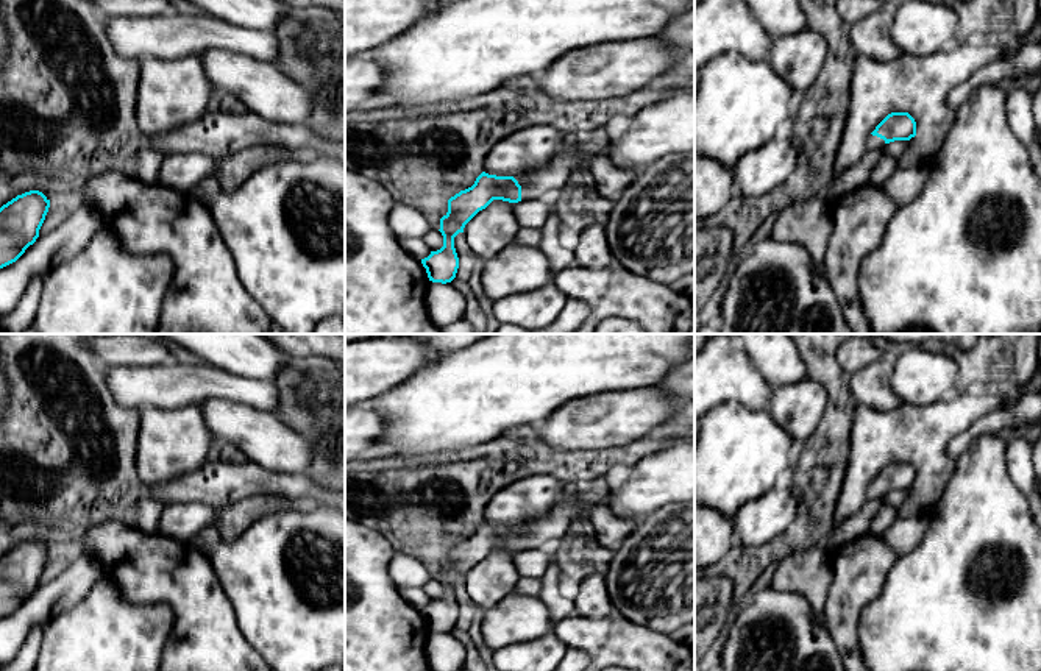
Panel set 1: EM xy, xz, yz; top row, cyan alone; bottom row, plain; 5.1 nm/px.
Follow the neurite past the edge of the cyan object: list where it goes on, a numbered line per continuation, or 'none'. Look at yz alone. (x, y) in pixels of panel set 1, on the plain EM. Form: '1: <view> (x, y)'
1: yz (873, 492)

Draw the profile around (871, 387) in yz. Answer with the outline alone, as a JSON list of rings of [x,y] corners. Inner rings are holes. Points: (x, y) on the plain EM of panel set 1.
[[[879,359],[851,376],[851,392],[857,404],[879,412],[902,407],[902,399],[891,389],[894,364]]]

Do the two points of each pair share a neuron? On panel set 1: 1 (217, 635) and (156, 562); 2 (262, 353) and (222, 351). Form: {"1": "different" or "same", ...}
{"1": "same", "2": "same"}

